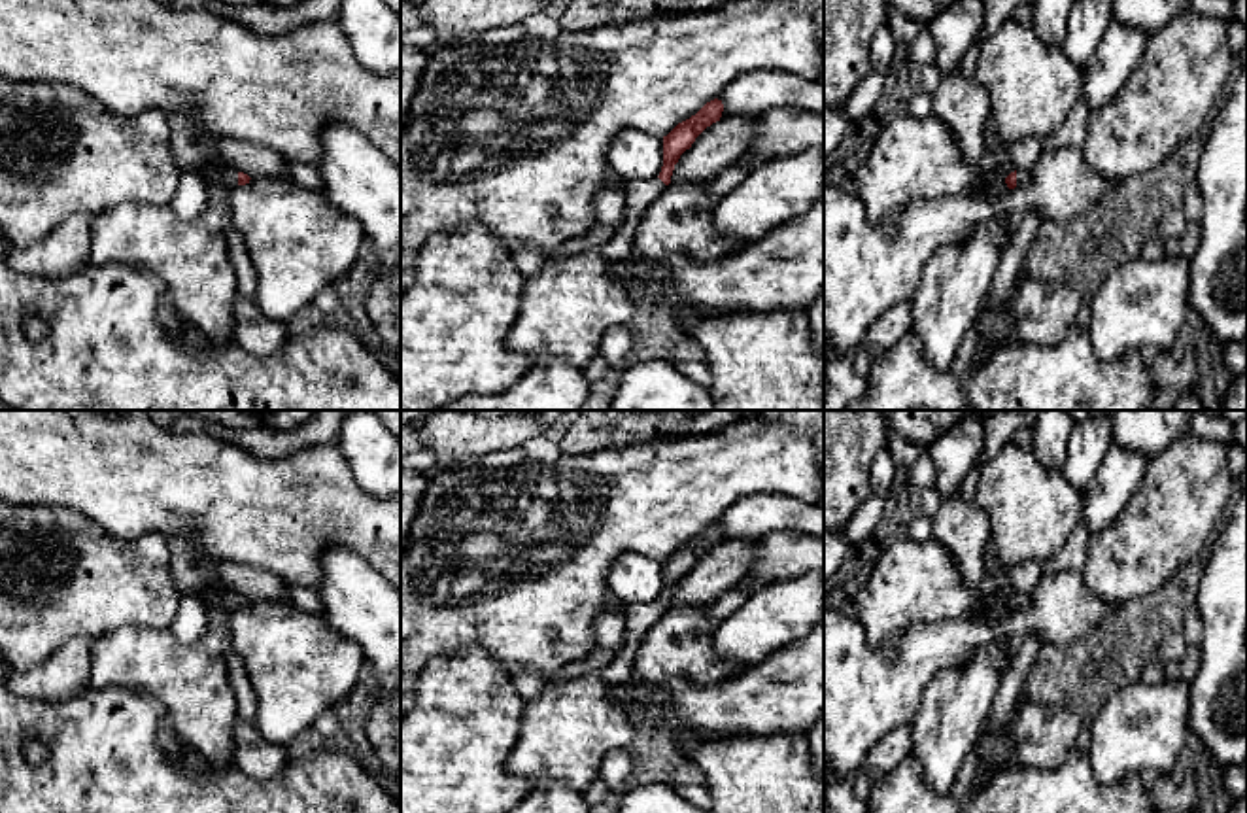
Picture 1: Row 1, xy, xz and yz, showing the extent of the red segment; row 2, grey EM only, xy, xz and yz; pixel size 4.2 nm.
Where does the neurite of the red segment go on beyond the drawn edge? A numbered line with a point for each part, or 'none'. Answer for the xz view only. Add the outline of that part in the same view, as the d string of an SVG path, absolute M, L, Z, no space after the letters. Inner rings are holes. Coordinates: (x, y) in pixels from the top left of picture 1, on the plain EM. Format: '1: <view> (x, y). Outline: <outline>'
1: xz (639, 617). Outline: M659 601L625 605L625 643L616 658L603 669L612 683L629 683L639 645L665 611L667 609Z

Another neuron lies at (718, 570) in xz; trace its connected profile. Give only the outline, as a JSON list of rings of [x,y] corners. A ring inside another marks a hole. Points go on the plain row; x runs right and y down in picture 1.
[[[758,539],[724,541],[707,550],[675,588],[671,607],[710,607],[741,582],[756,560]]]

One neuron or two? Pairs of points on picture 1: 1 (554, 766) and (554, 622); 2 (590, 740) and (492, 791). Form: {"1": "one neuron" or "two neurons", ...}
{"1": "two neurons", "2": "two neurons"}

